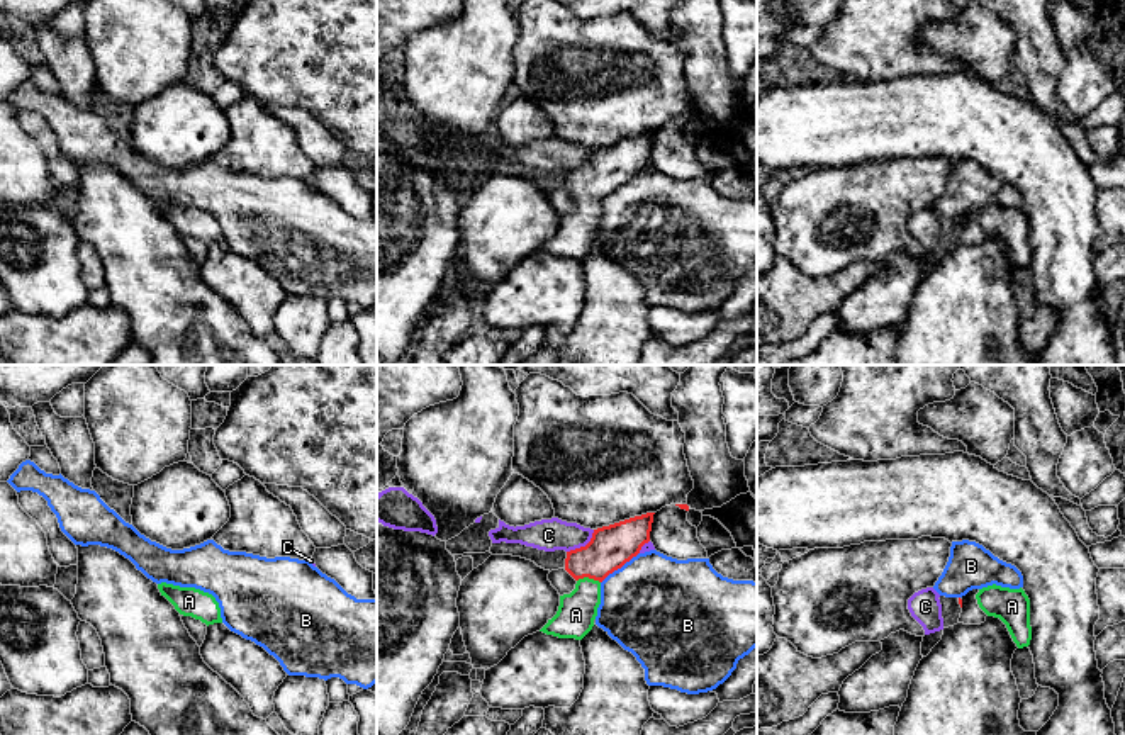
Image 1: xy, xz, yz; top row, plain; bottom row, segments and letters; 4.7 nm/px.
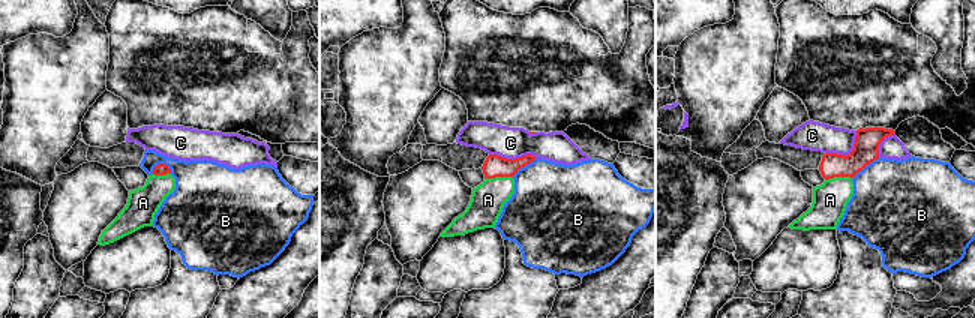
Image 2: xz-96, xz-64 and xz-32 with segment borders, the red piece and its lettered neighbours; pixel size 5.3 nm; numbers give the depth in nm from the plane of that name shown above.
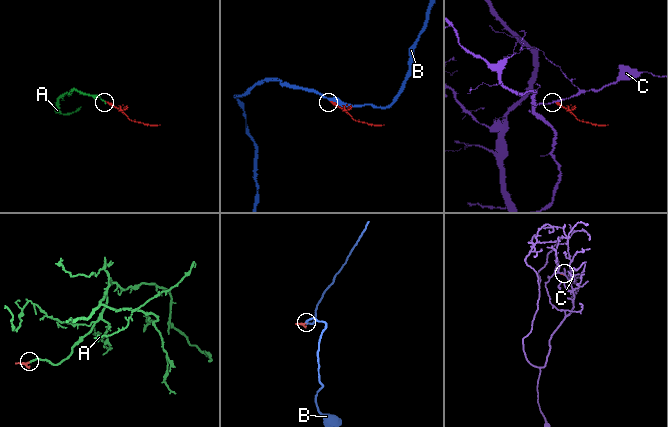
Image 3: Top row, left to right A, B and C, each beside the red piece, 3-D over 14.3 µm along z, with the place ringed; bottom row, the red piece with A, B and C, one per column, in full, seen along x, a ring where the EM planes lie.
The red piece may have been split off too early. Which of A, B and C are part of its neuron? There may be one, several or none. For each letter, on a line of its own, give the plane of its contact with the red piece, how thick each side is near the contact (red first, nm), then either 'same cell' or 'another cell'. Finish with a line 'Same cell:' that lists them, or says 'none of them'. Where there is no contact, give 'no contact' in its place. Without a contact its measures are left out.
A: meets red in xz; 200 nm thick on the red side, 180 nm on the other; same cell
B: meets red in xz; 200 nm thick on the red side, 500 nm on the other; another cell
C: meets red in xz; 200 nm thick on the red side, 150 nm on the other; another cell
Same cell: A

